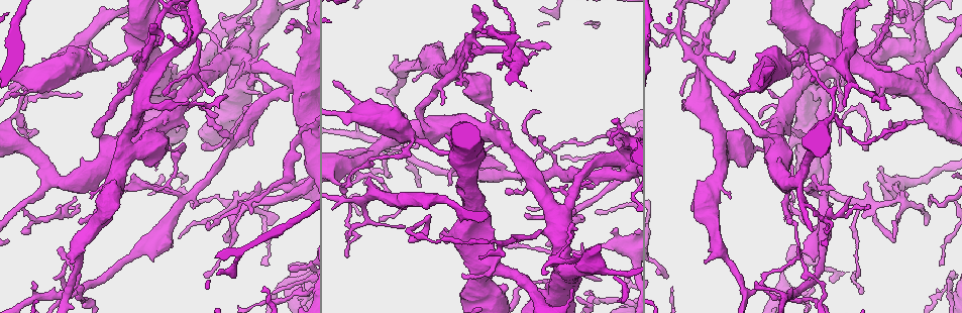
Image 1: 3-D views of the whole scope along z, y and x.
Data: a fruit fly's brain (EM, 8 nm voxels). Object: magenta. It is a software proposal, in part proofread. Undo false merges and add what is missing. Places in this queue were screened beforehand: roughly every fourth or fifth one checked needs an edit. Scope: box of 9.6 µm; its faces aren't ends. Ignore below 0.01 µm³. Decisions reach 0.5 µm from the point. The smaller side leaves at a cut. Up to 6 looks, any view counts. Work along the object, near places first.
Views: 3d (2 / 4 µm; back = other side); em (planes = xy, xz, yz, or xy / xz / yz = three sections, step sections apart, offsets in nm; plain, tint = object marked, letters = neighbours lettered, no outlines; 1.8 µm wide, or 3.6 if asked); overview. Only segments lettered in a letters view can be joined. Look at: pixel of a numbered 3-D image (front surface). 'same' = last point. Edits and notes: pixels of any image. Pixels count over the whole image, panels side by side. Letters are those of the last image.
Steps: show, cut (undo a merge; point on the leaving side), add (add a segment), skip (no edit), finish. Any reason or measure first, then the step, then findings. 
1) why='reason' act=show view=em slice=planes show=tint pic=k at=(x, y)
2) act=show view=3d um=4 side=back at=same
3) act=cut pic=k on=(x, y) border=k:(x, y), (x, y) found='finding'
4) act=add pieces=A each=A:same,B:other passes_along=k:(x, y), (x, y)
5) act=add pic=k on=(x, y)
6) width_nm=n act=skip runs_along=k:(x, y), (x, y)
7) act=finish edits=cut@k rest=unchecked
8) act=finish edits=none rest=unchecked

why='an open end' act=show view=3d um=2 side=back pic=1 at=(886, 139)

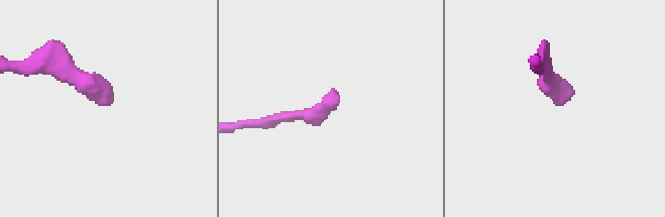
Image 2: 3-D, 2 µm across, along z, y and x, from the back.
act=show view=em slice=planes show=letters pic=2 at=(334, 107)

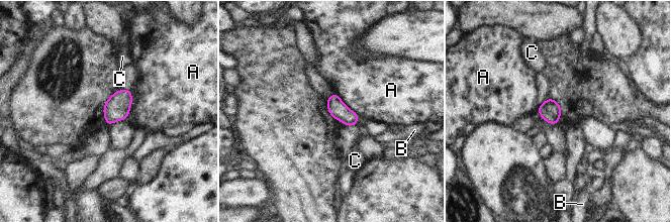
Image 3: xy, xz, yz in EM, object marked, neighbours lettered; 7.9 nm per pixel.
width_nm=150 act=skip each=A:other,B:other,C:other border=3:(131, 89), (131, 106), (126, 119) found='no lettered segment goes on from it'

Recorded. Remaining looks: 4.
why='branch stops here' act=show view=em um=3.6 slice=yz step=4 show=tint pic=1 at=(889, 107)

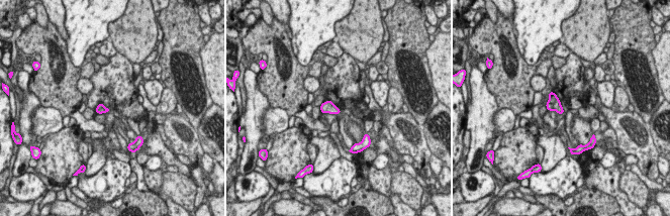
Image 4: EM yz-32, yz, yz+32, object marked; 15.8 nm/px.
act=show view=em um=3.6 slice=yz step=4 show=letters at=same

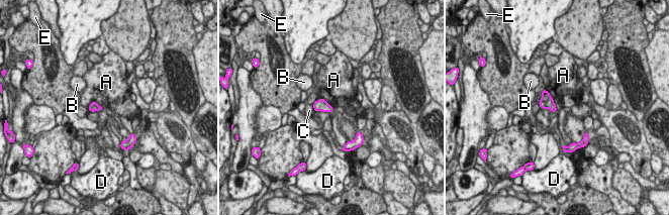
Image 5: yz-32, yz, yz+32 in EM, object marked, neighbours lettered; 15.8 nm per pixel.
width_nm=120 act=skip each=A:other,B:other,C:other,D:other,E:other border=5:(103, 107), (93, 101), (87, 108) found='none of them fits'

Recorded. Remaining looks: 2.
why='sharp bend' act=show view=3d um=4 pic=1 at=(859, 107)

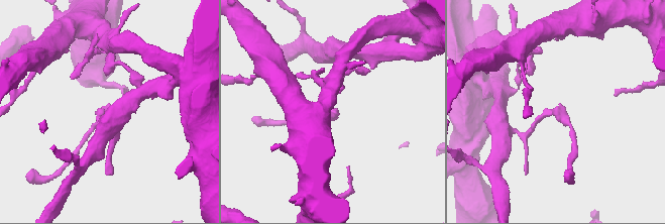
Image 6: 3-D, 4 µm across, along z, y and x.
act=show view=em slice=planes show=letters pic=6 at=(102, 114)

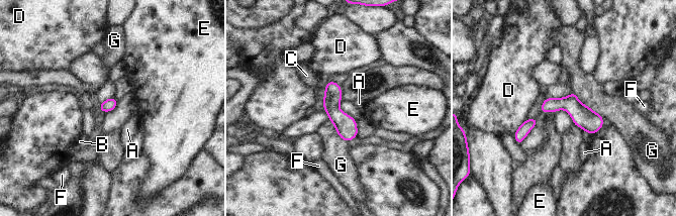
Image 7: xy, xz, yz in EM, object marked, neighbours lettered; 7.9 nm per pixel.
act=skip each=A:other,B:other,C:other,D:other,E:other,F:other,G:other border=7:(573, 91), (582, 103), (603, 117) found='one neuron here'

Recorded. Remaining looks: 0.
act=finish edits=none rest=unchecked

